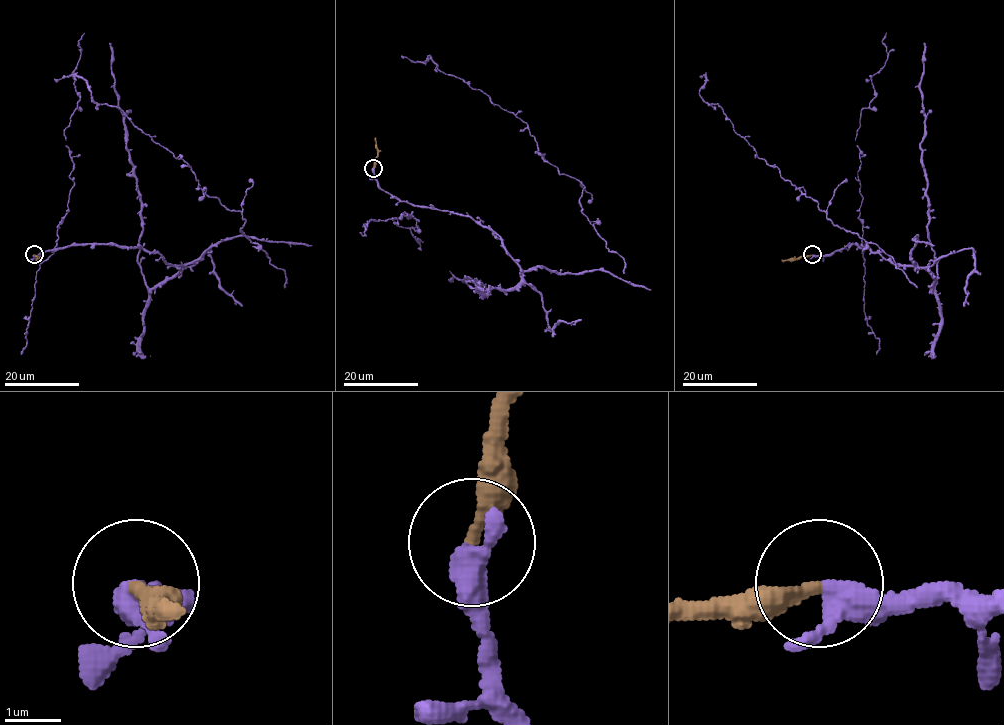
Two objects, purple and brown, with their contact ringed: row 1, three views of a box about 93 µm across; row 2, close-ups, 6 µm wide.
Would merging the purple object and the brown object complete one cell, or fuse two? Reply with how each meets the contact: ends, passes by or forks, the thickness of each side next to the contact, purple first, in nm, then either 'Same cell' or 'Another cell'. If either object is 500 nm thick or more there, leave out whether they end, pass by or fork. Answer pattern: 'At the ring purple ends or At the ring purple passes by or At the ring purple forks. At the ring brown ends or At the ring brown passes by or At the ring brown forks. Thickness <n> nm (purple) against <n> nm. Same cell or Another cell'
At the ring purple passes by. At the ring brown ends. Thickness 360 nm (purple) against 280 nm. Same cell

